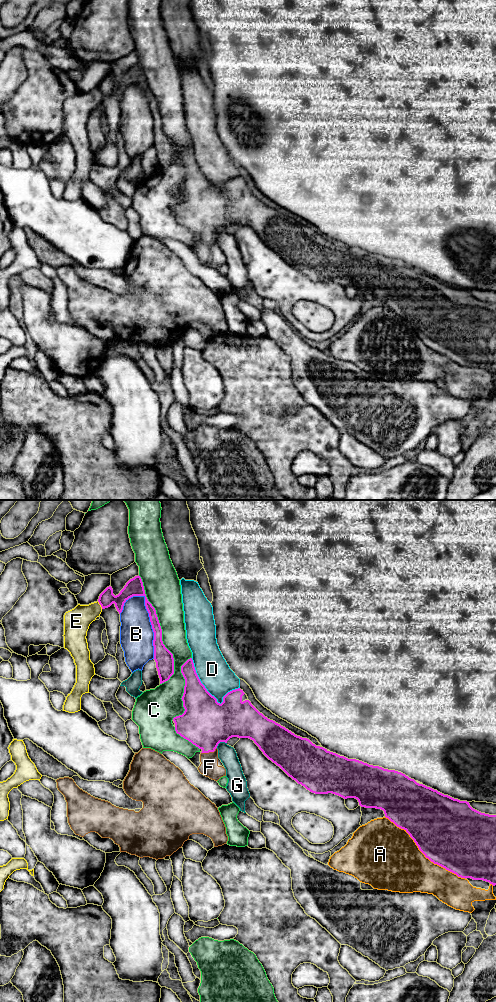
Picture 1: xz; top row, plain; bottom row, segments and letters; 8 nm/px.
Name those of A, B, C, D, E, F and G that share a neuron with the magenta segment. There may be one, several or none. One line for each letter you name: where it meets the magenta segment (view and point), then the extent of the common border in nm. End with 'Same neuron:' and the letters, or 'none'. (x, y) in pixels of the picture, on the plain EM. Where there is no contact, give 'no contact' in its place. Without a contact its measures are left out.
F: xz (209, 239) | 140 nm
Same neuron: F

